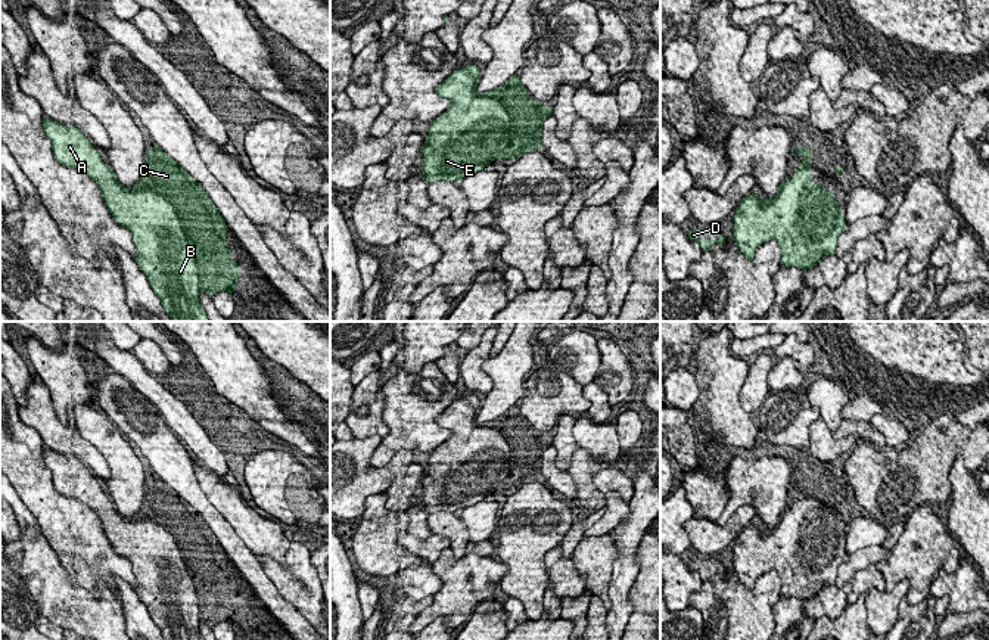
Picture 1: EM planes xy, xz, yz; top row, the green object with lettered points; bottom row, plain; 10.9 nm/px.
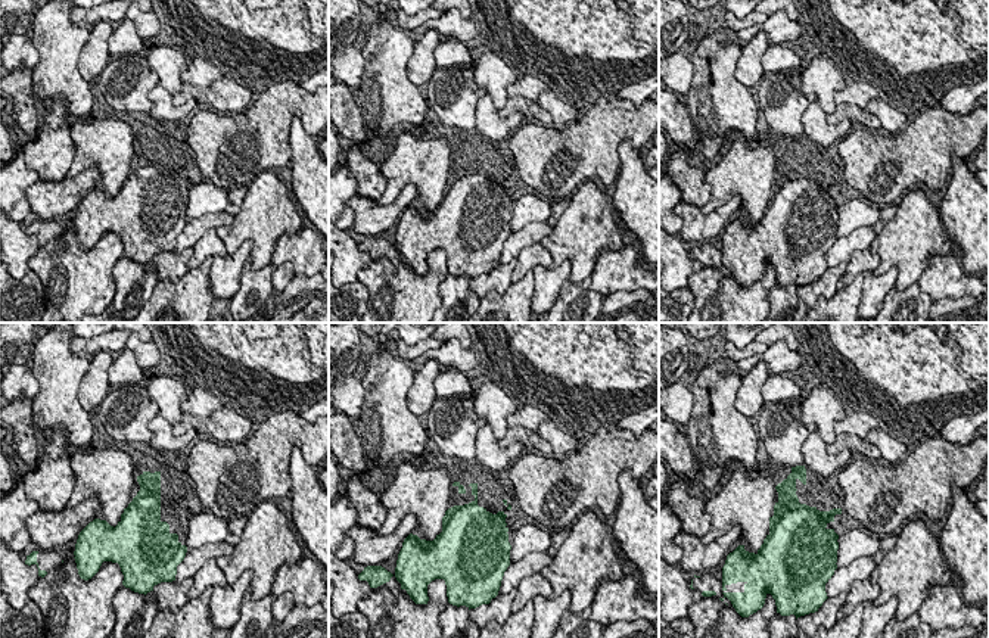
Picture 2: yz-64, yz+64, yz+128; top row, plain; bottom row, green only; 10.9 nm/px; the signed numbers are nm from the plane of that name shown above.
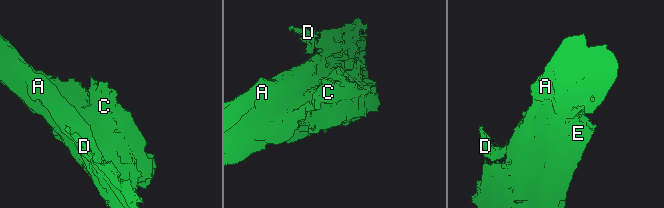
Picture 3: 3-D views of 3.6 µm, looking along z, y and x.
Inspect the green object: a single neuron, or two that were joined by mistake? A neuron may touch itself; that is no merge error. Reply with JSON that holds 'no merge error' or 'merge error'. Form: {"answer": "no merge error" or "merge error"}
{"answer": "no merge error"}

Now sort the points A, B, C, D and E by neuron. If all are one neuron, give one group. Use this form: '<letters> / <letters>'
A B C D E

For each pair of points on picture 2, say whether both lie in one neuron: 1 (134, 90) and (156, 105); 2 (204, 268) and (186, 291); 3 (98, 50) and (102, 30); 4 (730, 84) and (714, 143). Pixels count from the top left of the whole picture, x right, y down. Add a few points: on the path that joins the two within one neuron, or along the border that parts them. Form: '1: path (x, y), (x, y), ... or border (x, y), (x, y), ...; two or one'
1: border (158, 81), (148, 96), (149, 111); two
2: path (201, 274), (192, 285); one
3: path (98, 46), (100, 34); one
4: path (730, 99), (730, 115), (722, 128); one

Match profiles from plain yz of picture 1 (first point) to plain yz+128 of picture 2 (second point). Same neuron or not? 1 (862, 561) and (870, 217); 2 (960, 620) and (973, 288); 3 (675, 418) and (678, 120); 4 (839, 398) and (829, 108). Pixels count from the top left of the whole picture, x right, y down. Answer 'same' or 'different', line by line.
1: different
2: different
3: same
4: same

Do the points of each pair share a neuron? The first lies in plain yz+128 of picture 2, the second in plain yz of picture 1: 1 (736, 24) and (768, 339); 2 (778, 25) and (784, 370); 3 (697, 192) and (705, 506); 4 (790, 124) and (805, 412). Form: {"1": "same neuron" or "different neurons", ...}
{"1": "same neuron", "2": "different neurons", "3": "same neuron", "4": "same neuron"}

